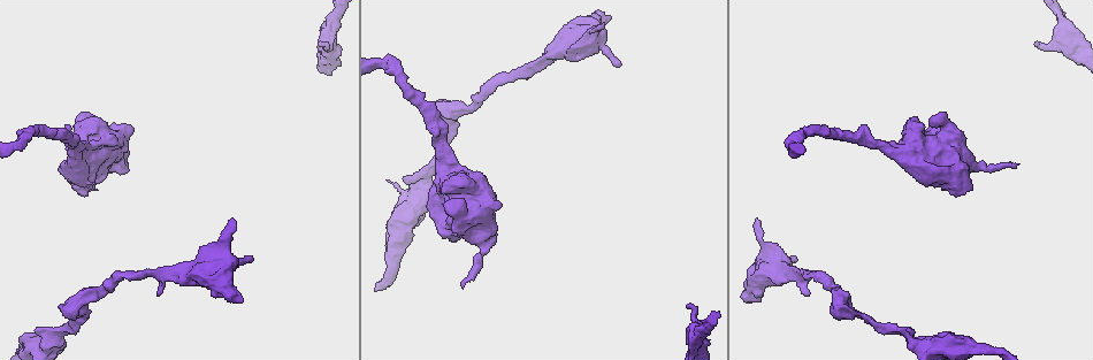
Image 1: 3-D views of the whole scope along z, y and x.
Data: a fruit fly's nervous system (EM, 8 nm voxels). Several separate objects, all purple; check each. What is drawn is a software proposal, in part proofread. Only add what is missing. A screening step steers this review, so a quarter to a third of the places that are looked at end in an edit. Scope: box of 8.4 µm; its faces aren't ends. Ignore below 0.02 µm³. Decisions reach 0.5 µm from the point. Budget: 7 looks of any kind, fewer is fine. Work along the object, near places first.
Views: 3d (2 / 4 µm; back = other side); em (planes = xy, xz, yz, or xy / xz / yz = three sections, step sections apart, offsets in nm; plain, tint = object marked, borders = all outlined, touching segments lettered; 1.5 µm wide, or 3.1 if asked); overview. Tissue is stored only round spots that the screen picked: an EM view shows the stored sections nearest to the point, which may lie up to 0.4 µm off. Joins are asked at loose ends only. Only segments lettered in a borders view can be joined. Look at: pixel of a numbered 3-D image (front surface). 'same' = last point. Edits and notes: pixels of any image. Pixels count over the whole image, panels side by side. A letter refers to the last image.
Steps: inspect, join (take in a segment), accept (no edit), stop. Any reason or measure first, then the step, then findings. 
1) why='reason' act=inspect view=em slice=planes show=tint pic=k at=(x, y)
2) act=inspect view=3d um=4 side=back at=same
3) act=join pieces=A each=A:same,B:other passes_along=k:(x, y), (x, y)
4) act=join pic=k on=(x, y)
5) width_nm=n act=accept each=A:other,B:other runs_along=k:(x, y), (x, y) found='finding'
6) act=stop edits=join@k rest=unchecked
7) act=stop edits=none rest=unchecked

why='stops while still wide' act=inspect view=3d um=2 pic=1 at=(746, 301)

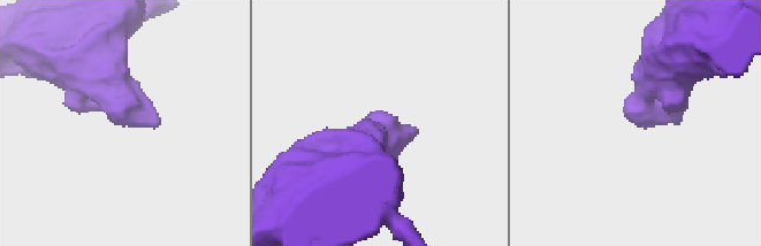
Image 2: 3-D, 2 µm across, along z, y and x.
why='now the EM' act=inspect view=em slice=yz step=8 show=borders pic=2 at=(645, 126)

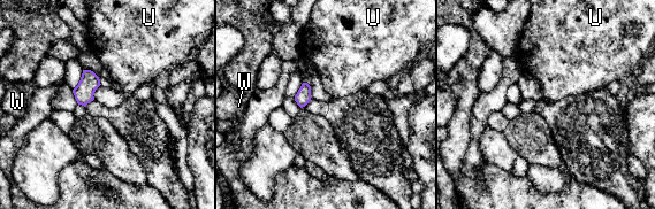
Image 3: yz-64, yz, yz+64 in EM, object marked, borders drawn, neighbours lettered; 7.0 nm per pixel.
why='cut it another way' act=inspect view=em slice=planes show=borders at=same

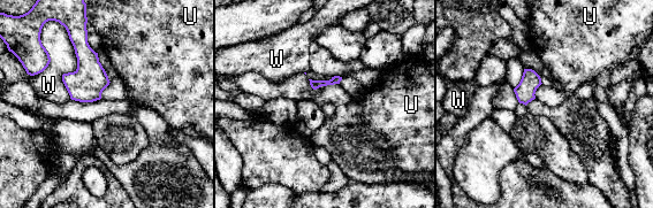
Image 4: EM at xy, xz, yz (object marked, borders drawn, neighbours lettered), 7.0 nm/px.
act=accept each=U:other,W:other found='none of them fits'

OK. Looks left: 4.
why='free end' act=inspect view=3d um=2 pic=1 at=(907, 330)

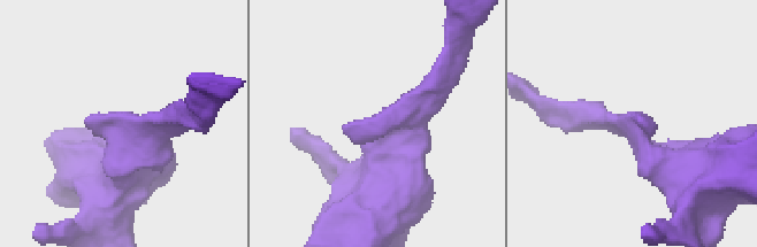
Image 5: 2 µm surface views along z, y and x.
act=inspect view=em slice=planes show=plain pic=5 at=(99, 118)

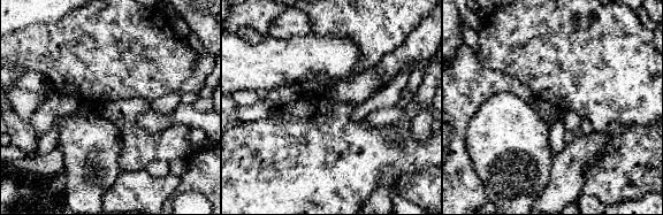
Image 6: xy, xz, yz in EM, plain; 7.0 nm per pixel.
act=inspect view=em slice=planes show=borders at=same

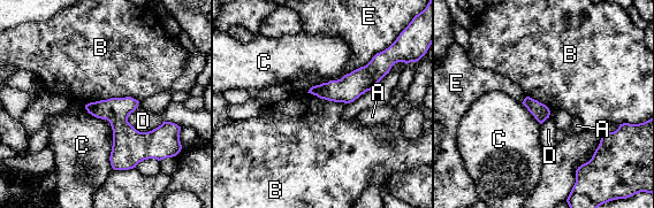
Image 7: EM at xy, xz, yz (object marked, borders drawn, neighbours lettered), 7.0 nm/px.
act=accept each=A:other,B:other,C:other,D:other,E:other runs_along=7:(387, 68), (347, 90), (313, 91) found='no lettered segment goes on from it'

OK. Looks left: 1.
act=stop edits=none rest=unchecked

